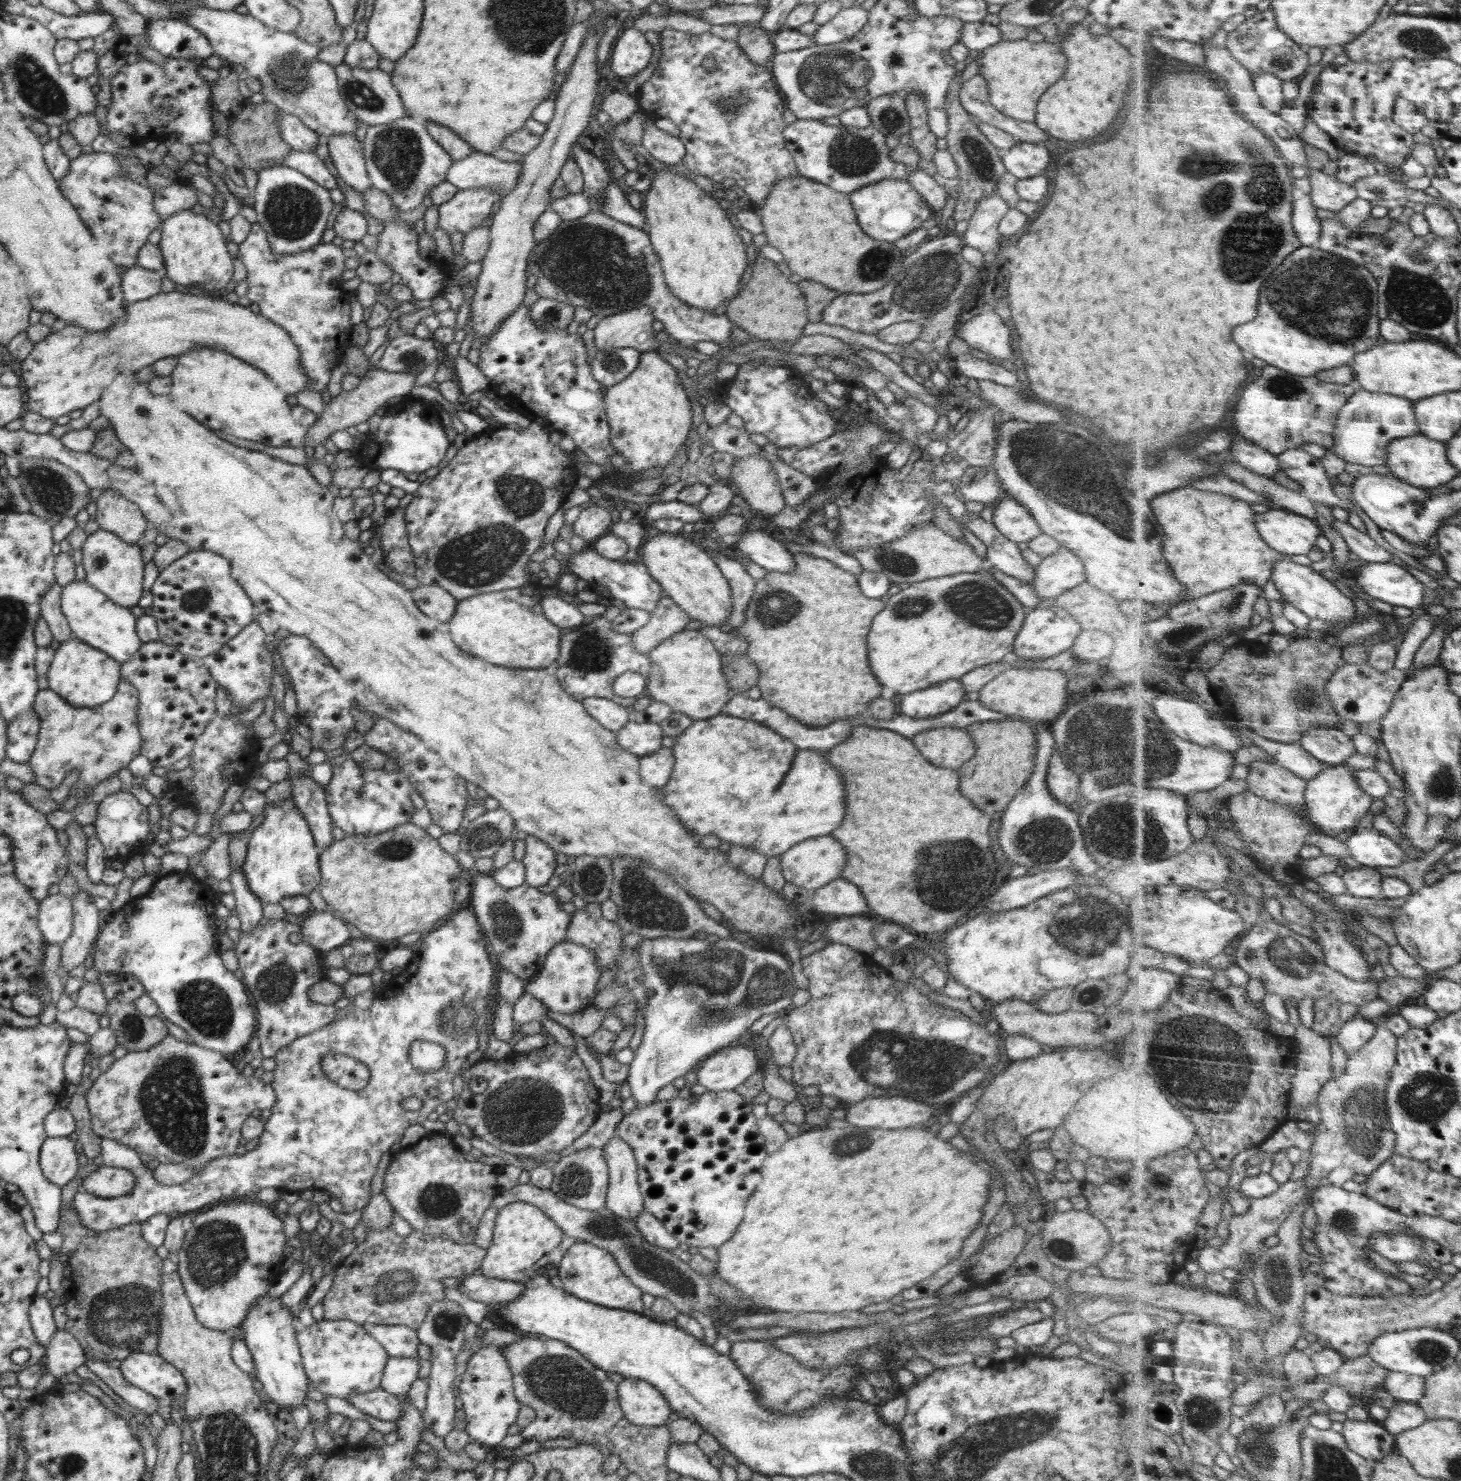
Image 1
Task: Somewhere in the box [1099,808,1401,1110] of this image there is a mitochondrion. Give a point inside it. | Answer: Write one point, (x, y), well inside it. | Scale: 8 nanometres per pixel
(1290, 956)

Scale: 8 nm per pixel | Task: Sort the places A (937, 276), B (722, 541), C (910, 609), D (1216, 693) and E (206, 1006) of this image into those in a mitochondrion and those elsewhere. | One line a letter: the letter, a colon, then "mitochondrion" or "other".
A: mitochondrion
B: other
C: mitochondrion
D: other
E: mitochondrion

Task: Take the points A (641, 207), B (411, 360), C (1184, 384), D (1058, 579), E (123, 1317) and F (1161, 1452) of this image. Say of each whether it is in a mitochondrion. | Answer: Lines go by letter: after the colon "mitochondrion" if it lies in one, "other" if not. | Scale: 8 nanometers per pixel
A: other
B: mitochondrion
C: other
D: other
E: mitochondrion
F: other

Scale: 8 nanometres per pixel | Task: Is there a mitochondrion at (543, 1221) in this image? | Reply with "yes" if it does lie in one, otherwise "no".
no

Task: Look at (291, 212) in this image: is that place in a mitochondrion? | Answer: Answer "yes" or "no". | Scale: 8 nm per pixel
yes

